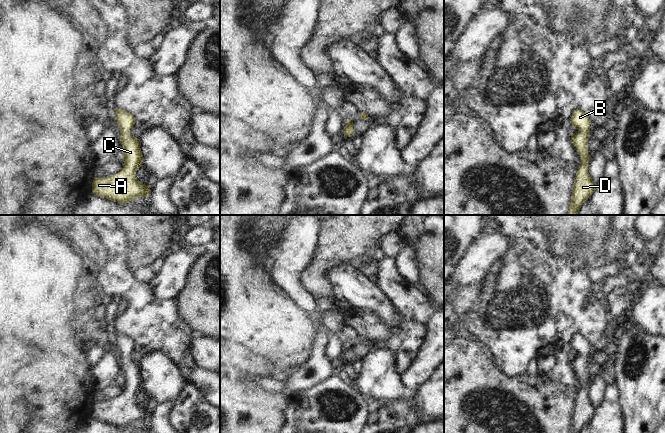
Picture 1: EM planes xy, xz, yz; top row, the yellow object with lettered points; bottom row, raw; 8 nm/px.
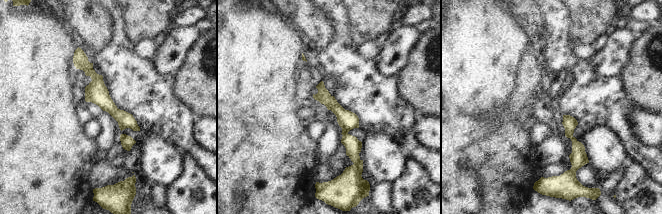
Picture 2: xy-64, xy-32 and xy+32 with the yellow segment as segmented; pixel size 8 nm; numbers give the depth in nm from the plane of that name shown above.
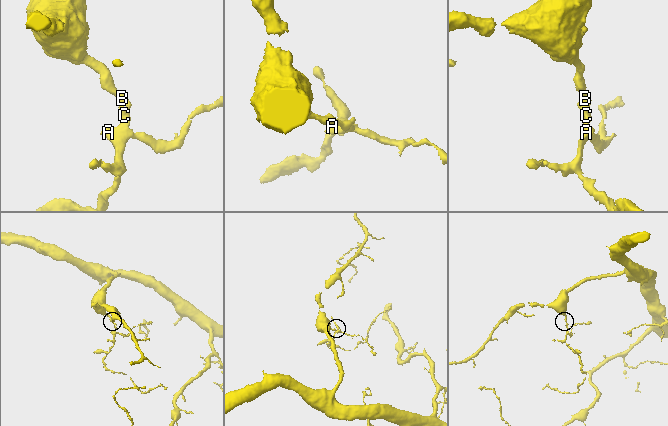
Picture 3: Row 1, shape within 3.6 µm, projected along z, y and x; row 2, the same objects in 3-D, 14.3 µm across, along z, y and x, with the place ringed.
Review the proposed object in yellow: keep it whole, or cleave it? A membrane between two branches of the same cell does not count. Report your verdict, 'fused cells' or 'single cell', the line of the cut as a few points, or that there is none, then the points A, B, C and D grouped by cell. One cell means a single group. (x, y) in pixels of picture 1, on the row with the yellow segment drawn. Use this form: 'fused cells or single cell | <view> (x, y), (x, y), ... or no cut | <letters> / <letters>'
single cell | no cut | A B C D

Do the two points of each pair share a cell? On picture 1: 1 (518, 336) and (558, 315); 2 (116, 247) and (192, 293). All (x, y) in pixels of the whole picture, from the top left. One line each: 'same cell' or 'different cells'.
1: same cell
2: different cells

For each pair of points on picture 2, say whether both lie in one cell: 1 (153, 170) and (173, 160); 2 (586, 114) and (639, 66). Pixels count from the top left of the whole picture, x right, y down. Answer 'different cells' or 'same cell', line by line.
1: same cell
2: different cells

